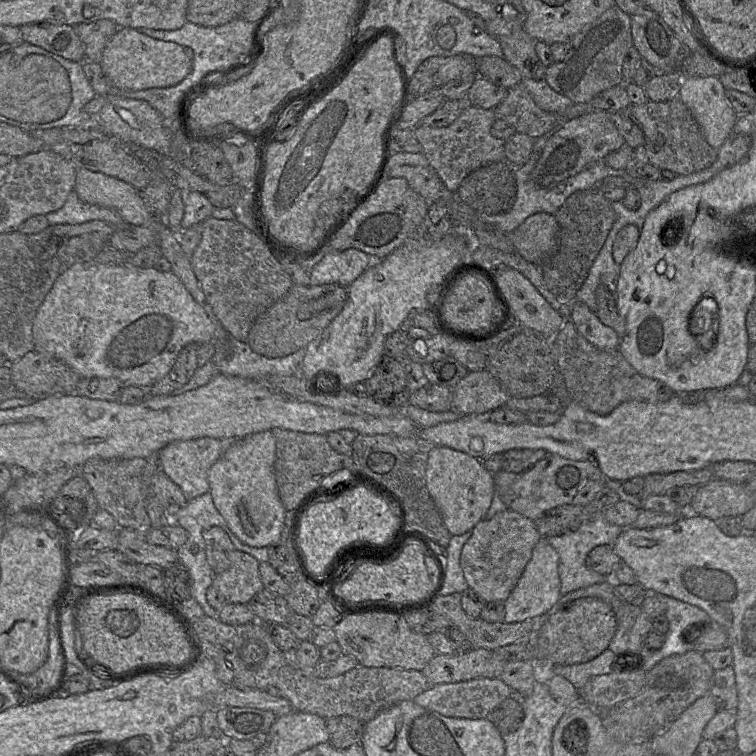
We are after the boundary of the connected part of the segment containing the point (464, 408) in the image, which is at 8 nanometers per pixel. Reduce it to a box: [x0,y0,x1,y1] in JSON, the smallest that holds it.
[452,370,510,416]

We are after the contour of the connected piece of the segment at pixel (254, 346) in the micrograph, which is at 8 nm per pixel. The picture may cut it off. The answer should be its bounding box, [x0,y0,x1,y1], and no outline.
[248,284,347,358]

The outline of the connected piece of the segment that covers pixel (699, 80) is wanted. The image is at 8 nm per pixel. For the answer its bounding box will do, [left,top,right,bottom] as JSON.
[679,76,738,149]

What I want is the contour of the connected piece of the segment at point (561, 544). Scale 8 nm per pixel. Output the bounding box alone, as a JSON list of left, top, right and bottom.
[545,514,624,595]

